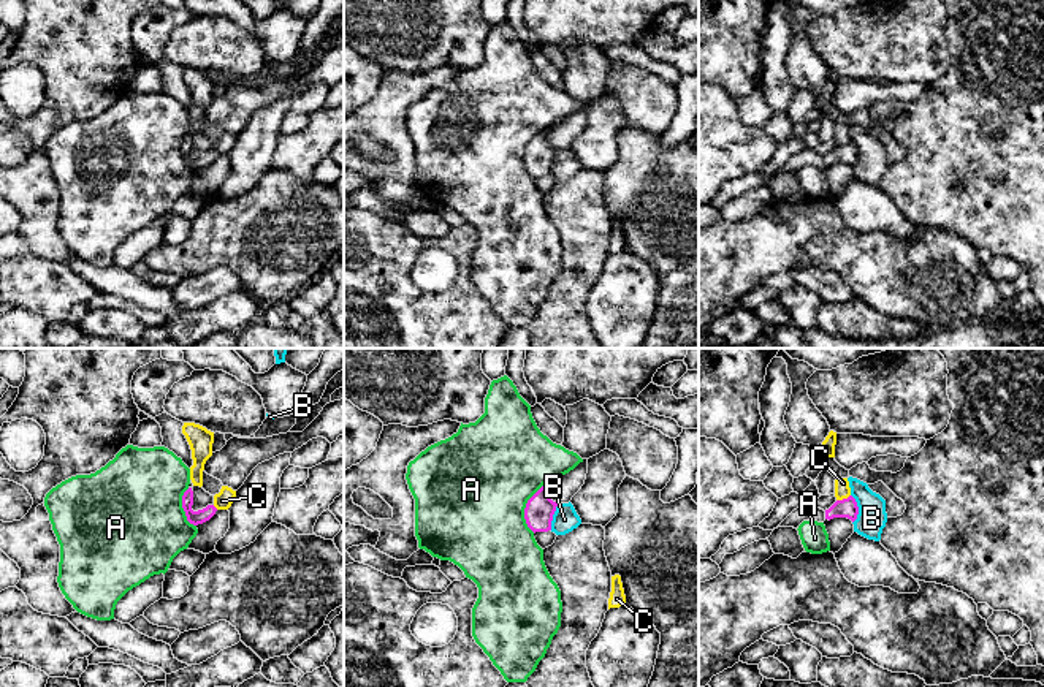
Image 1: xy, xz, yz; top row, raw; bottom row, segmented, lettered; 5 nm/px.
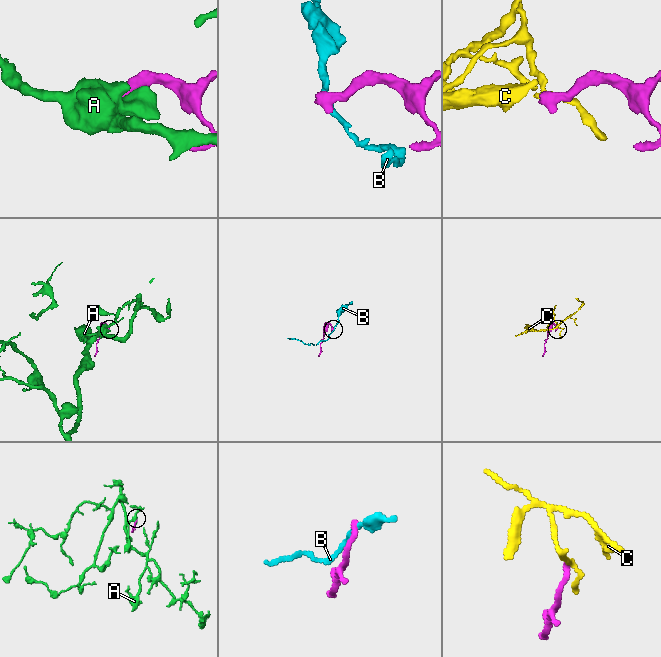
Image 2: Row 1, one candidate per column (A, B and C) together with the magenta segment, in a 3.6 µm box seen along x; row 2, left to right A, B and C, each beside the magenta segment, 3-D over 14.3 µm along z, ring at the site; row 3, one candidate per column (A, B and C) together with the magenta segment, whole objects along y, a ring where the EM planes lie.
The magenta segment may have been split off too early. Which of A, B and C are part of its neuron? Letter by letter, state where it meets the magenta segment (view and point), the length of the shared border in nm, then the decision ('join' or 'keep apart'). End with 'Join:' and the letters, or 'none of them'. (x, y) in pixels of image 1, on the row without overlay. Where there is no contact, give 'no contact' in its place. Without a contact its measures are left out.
A: contact xz (526, 152); length 260 nm; keep apart
B: contact yz (857, 154); length 150 nm; keep apart
C: contact yz (843, 144); length 80 nm; keep apart
Join: none of them

